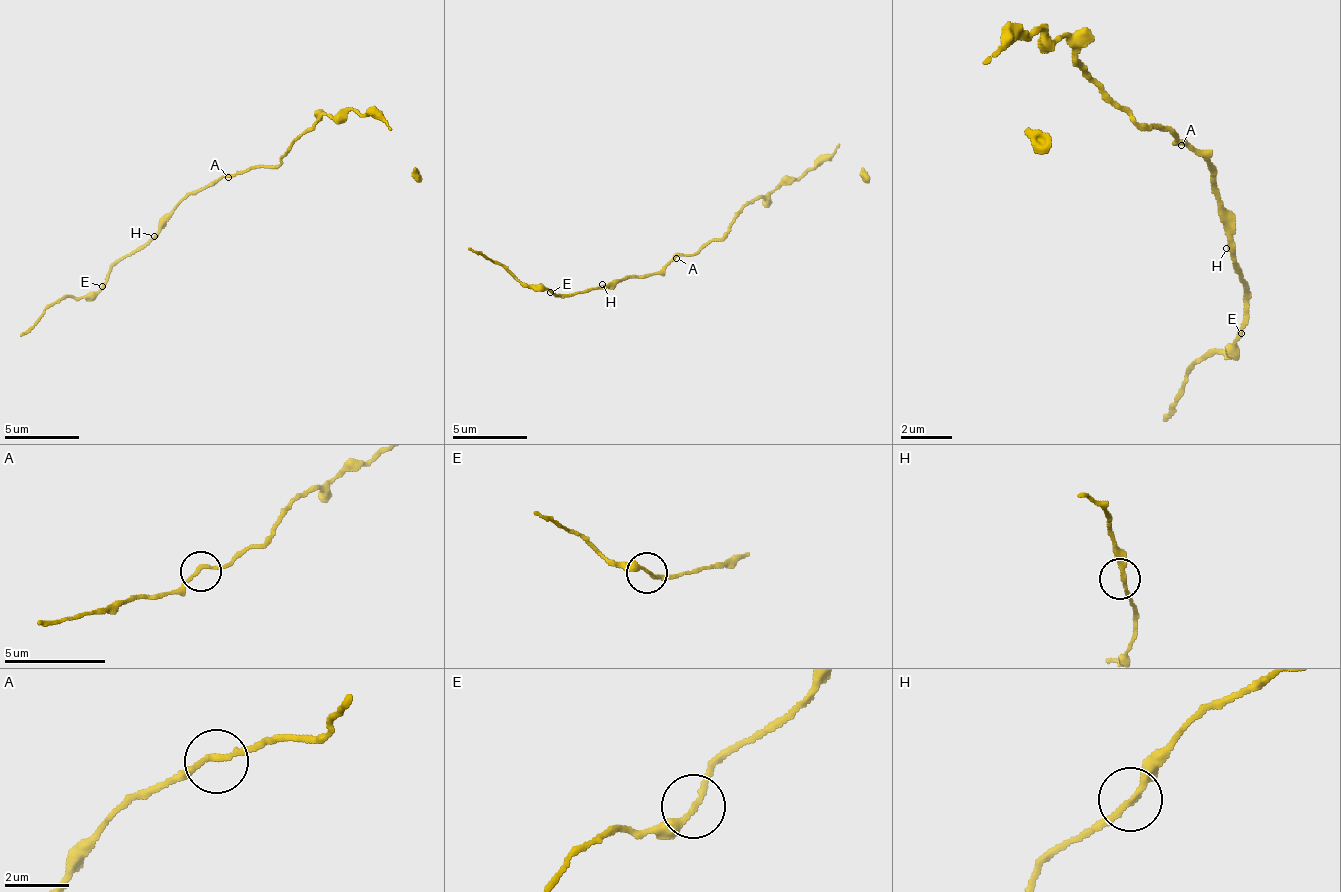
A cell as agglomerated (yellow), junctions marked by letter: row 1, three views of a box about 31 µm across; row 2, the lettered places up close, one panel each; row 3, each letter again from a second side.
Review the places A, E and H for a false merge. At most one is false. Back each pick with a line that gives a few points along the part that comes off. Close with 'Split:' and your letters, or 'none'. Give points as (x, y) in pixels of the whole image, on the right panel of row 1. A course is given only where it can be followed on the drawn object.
Split: none

